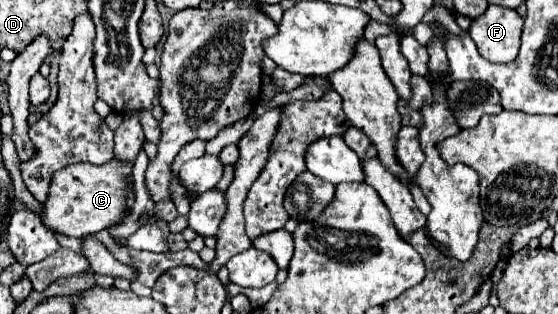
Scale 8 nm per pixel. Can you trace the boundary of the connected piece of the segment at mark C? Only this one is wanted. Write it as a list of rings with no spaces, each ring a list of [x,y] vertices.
[[[112,158],[106,164],[72,164],[62,168],[52,176],[50,196],[44,204],[44,212],[40,218],[48,224],[50,230],[62,232],[66,236],[84,238],[92,232],[106,230],[118,224],[128,212],[128,178],[132,176],[132,164]]]

